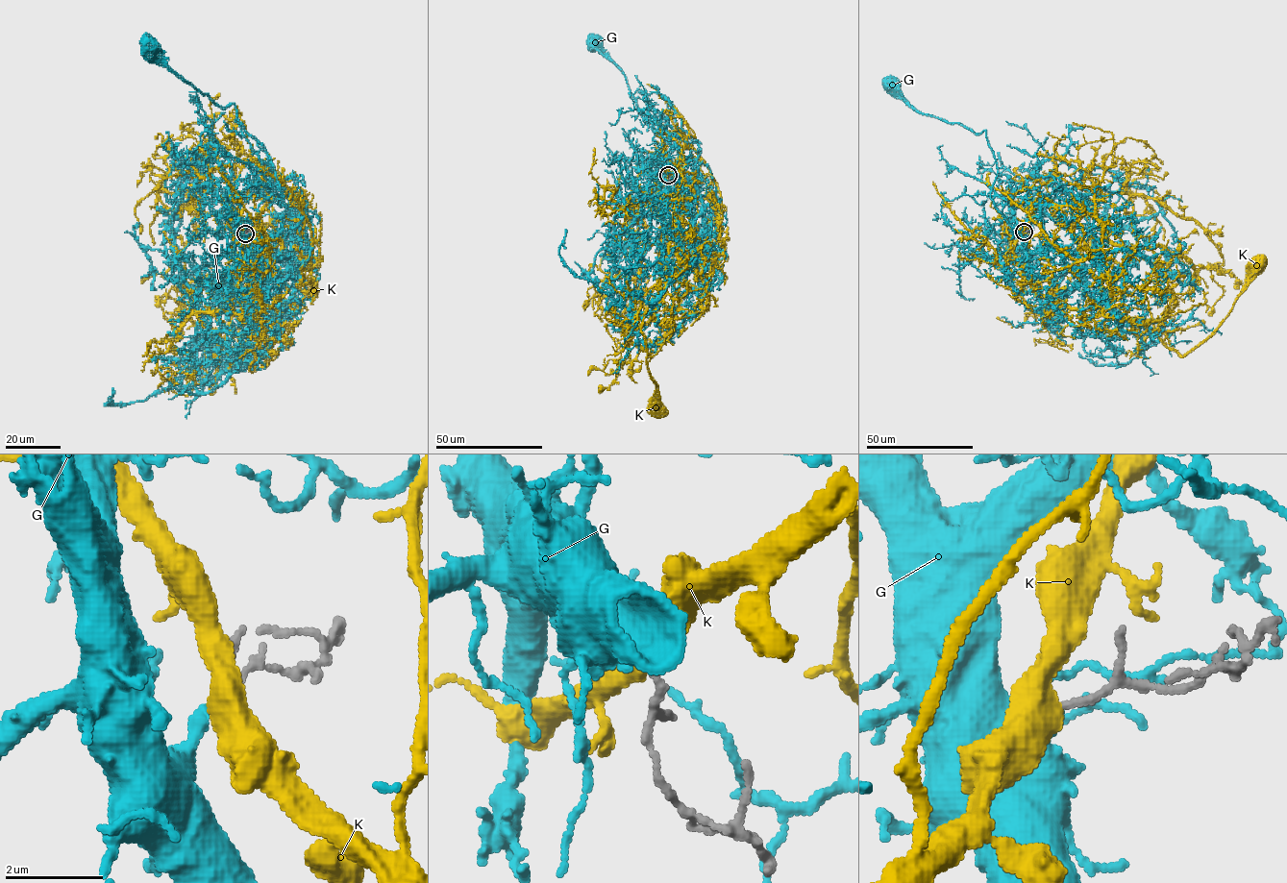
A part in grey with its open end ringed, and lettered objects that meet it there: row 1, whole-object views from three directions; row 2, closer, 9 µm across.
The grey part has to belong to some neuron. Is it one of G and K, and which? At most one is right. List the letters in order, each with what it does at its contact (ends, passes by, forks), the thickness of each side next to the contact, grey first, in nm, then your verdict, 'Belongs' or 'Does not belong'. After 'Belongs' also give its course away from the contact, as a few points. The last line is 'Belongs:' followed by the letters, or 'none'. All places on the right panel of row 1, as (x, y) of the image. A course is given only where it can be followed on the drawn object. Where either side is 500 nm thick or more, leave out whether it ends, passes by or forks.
G: It ends there. Thickness 140 nm (grey) against 280 nm. Belongs. Its course: (1024, 232), (1027, 254), (1022, 236), (990, 197), (997, 166), (986, 133), (922, 114), (888, 87)
K: It passes by. Thickness 140 nm (grey) against 480 nm. Does not belong
Belongs: G

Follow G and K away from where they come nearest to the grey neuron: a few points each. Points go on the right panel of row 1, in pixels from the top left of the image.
G: (1024, 232), (1027, 254), (1022, 236), (990, 197), (997, 166), (986, 133), (922, 114), (888, 87)
K: (1024, 232), (1015, 261), (1037, 291), (1095, 321), (1146, 309), (1155, 334), (1182, 355), (1226, 316), (1258, 263)

